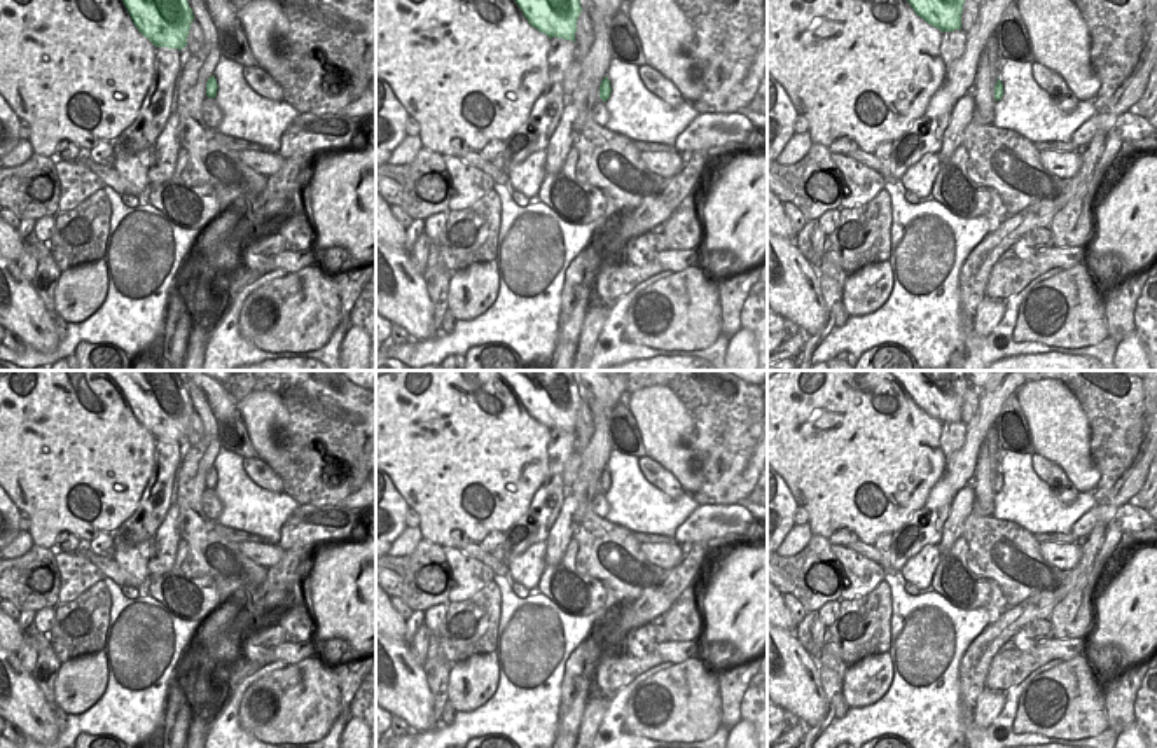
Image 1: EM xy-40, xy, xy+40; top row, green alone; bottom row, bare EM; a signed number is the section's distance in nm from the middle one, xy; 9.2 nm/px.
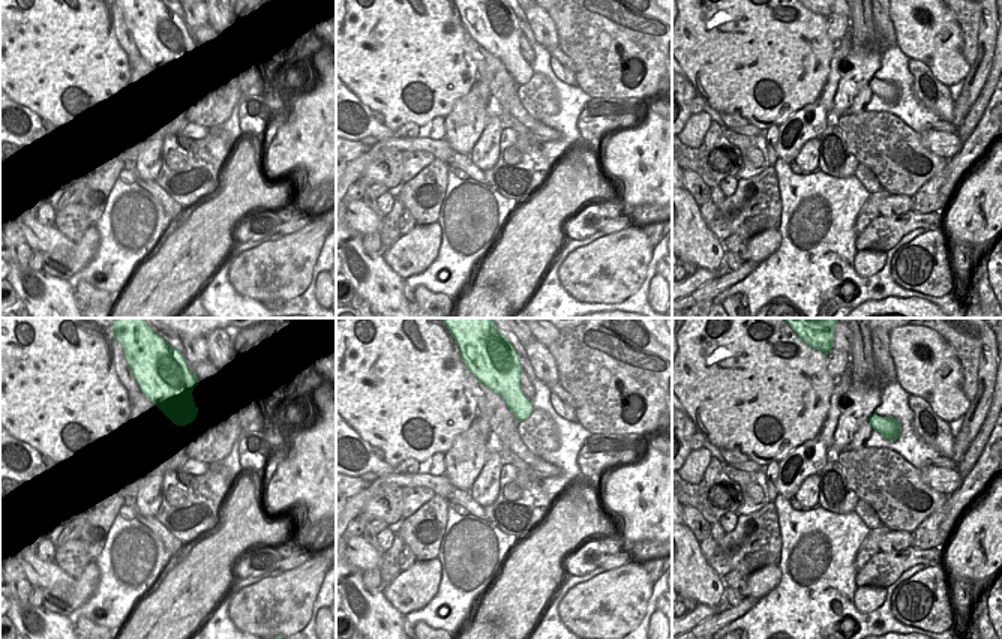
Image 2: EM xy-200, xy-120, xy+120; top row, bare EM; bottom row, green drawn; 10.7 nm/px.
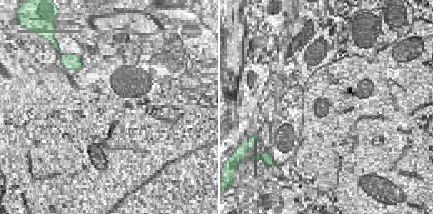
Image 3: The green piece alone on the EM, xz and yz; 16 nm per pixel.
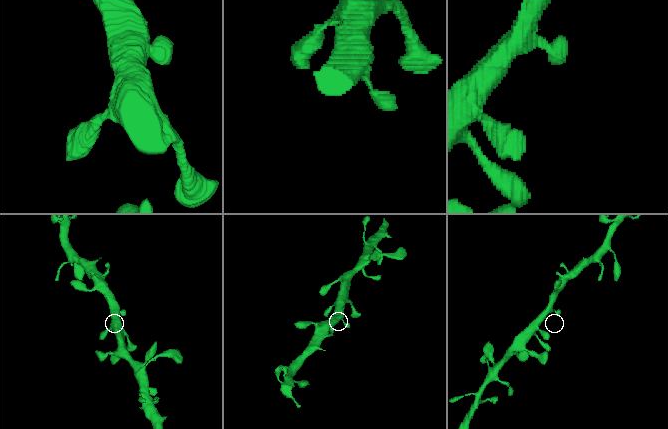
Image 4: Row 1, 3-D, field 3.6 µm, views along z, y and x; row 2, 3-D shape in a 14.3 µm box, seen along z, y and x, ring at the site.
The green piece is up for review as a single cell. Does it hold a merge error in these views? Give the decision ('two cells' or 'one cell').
one cell

